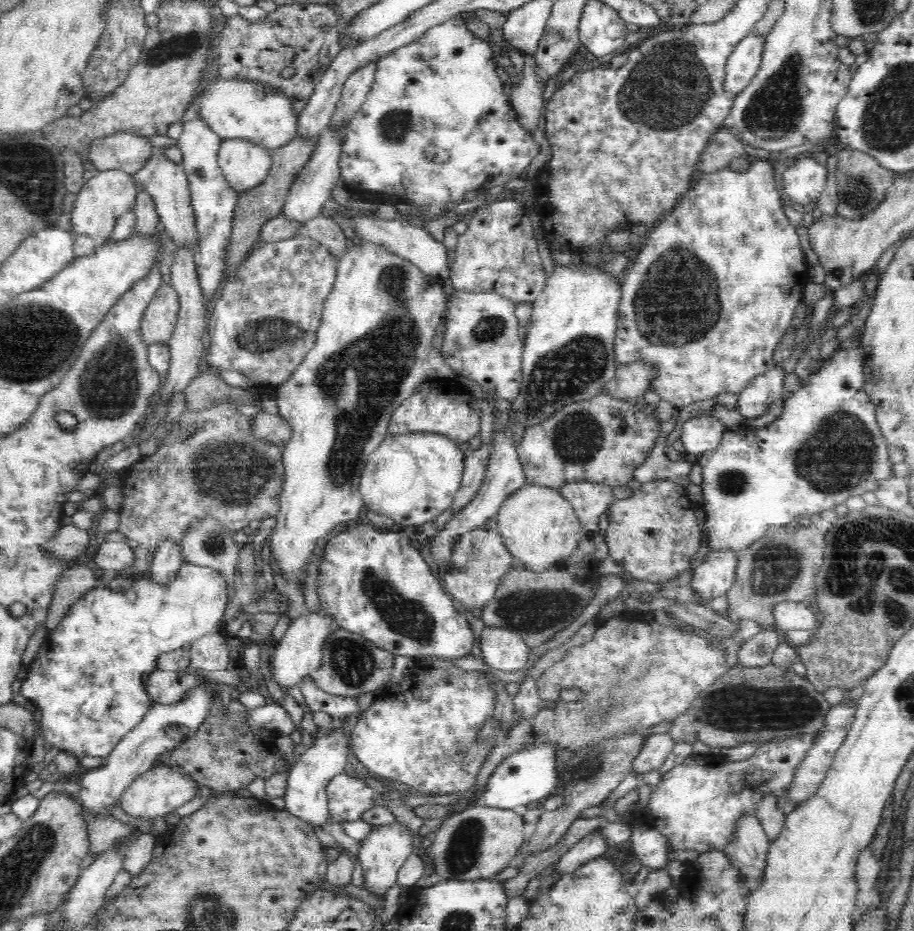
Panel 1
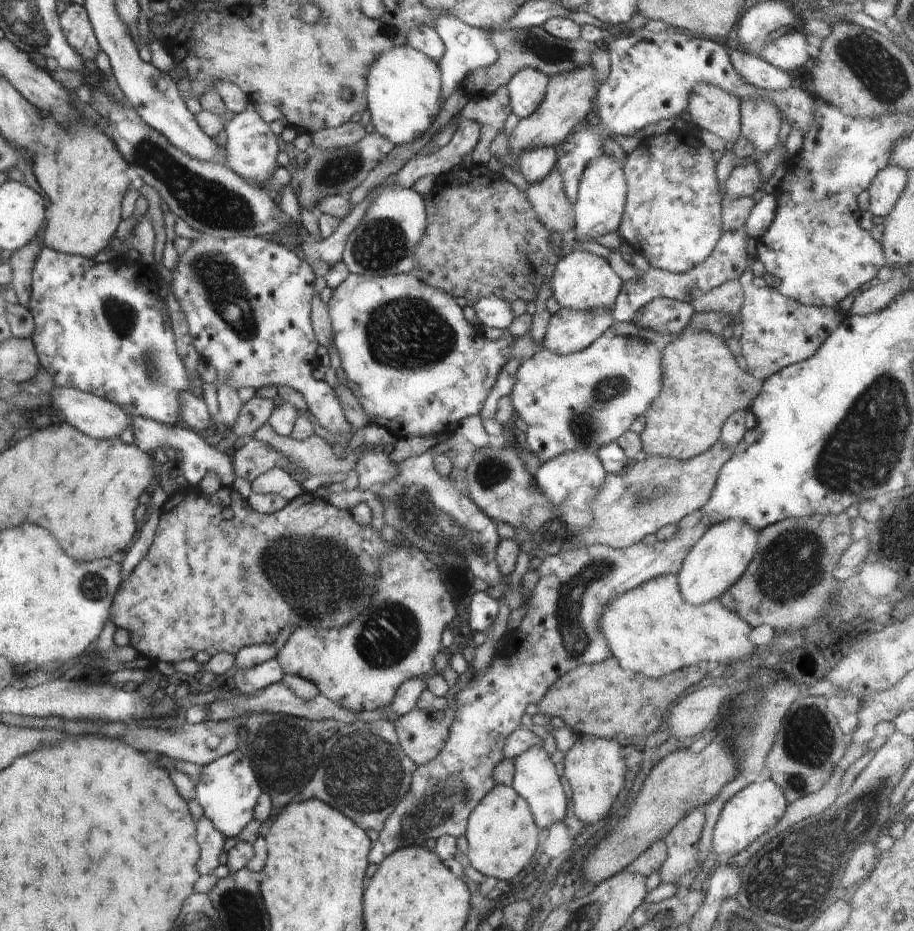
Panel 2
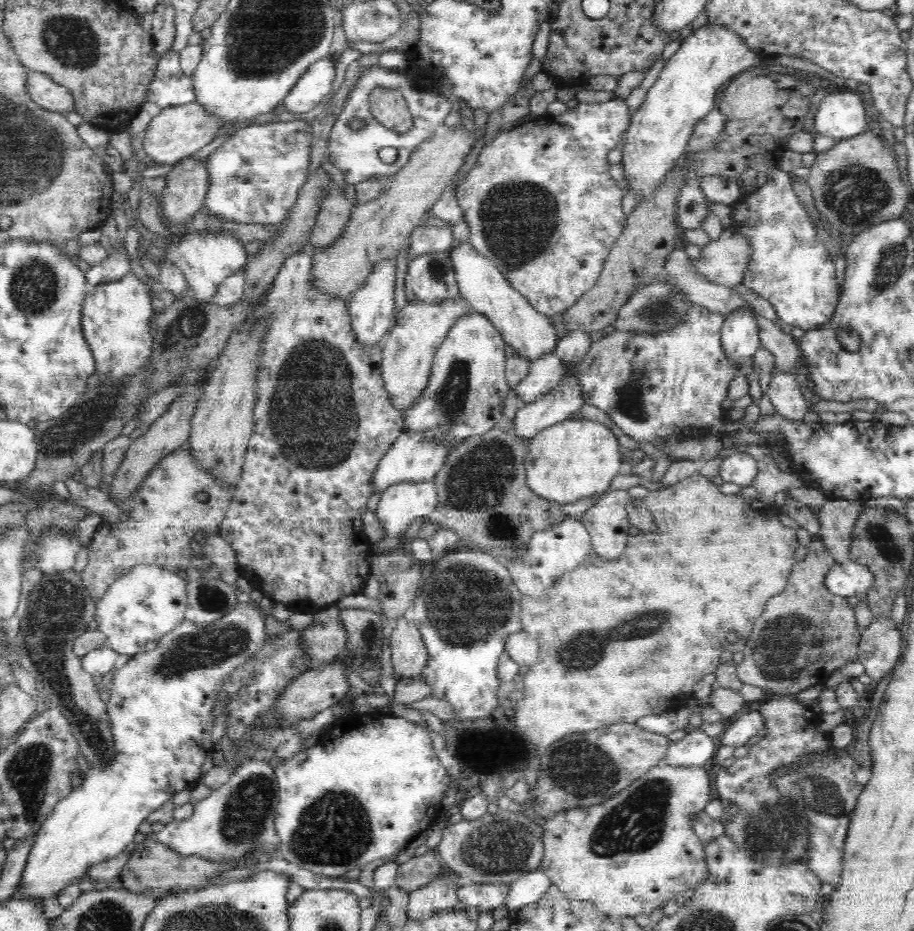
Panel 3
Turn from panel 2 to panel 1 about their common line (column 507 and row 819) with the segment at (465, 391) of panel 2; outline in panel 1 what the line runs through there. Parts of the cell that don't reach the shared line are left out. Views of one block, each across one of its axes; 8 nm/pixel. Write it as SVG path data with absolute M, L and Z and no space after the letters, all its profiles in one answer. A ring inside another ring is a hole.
M346 772L332 777L326 793L331 819L340 823L360 820L364 812L374 808L374 802L380 796L367 781Z

